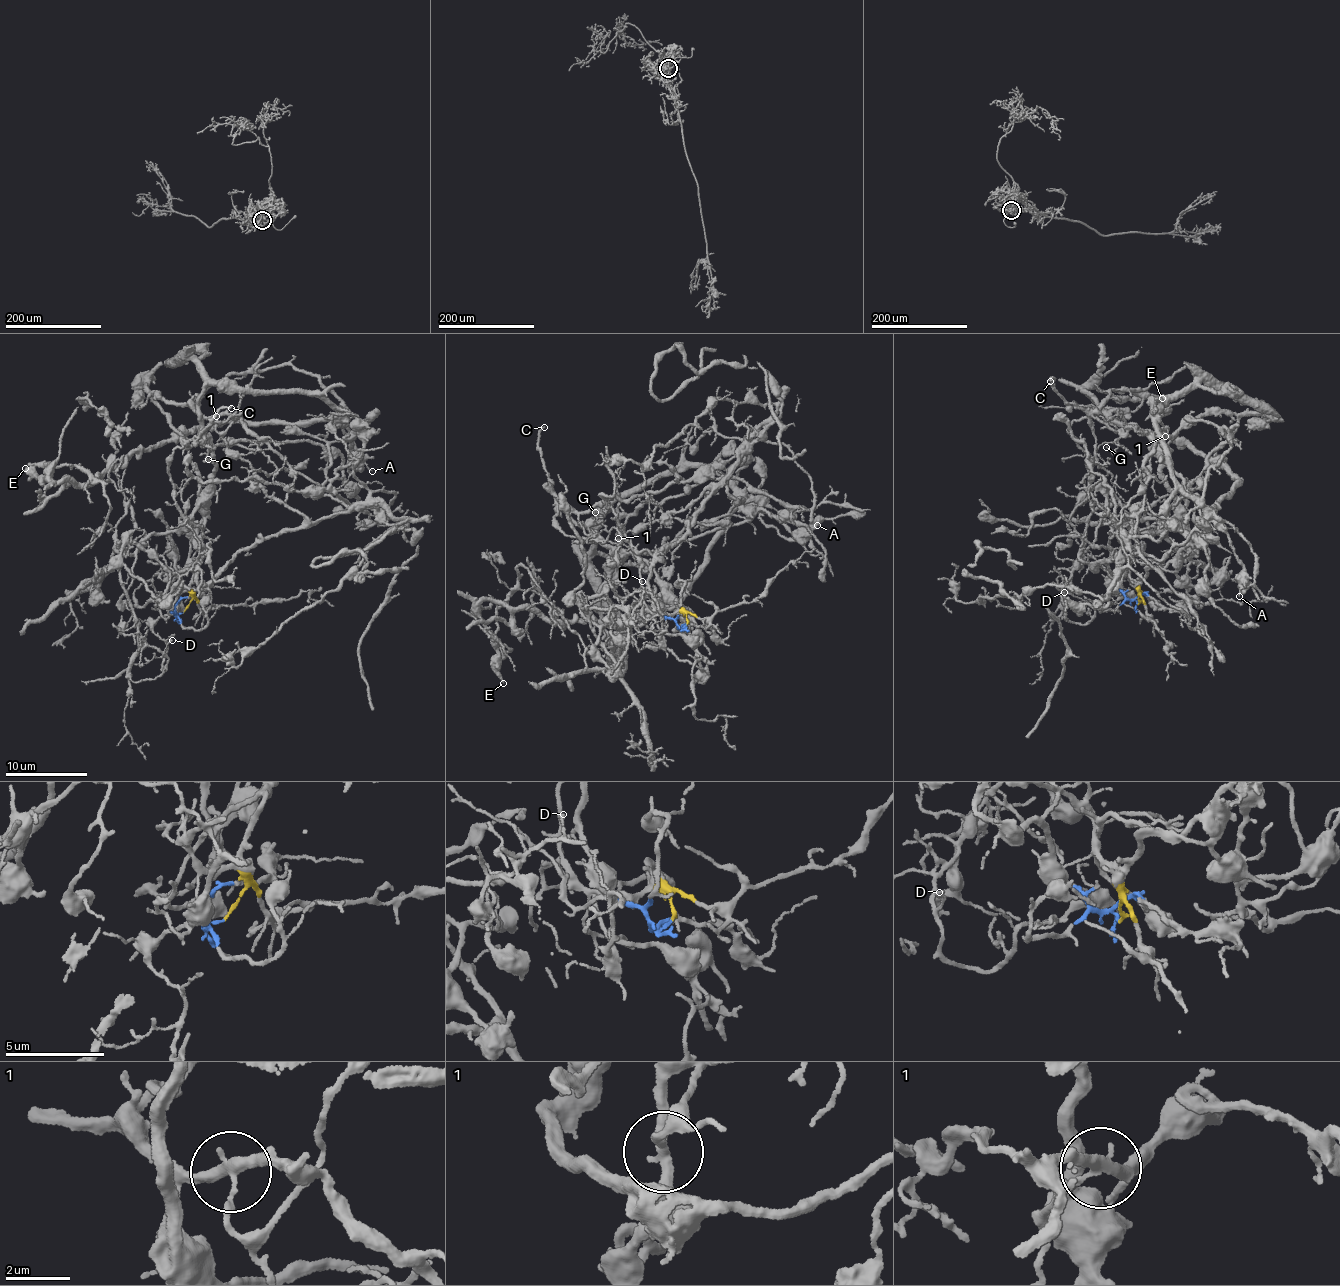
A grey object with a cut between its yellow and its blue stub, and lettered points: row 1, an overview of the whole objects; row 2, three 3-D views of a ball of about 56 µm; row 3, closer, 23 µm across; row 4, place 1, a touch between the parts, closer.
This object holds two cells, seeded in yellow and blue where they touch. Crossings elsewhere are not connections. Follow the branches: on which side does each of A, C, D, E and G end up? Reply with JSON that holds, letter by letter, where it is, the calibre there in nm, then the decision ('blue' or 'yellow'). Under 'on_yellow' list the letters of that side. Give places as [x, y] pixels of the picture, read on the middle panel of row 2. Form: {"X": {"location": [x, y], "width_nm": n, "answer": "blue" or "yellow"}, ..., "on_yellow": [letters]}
{"A": {"location": [817, 525], "width_nm": 110, "answer": "yellow"}, "C": {"location": [544, 427], "width_nm": 220, "answer": "yellow"}, "D": {"location": [642, 581], "width_nm": 120, "answer": "blue"}, "E": {"location": [503, 683], "width_nm": 240, "answer": "yellow"}, "G": {"location": [595, 512], "width_nm": 100, "answer": "yellow"}, "on_yellow": ["A", "C", "E", "G"]}

